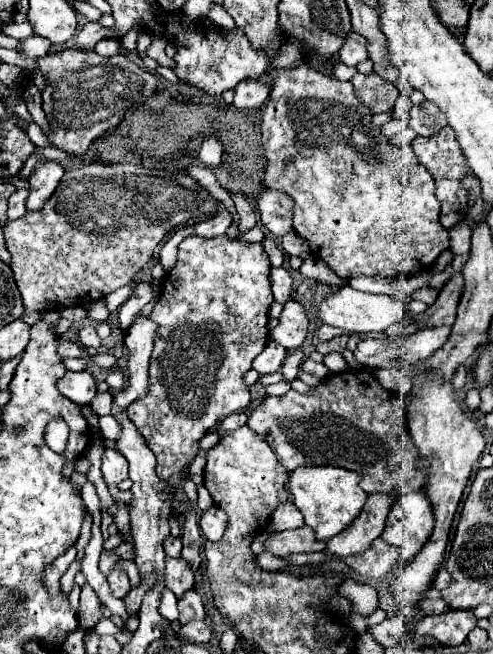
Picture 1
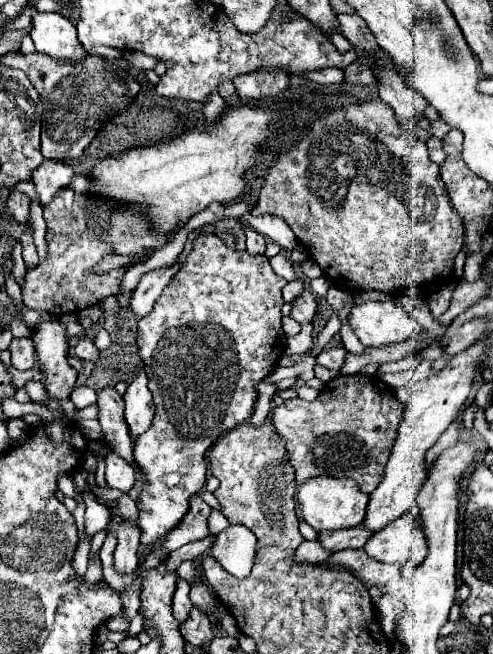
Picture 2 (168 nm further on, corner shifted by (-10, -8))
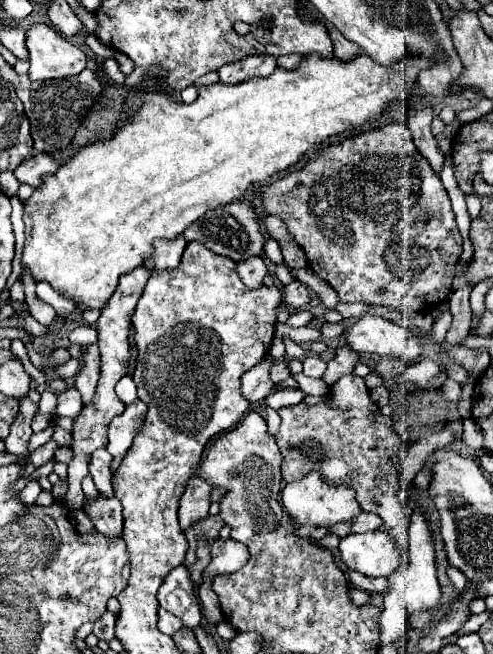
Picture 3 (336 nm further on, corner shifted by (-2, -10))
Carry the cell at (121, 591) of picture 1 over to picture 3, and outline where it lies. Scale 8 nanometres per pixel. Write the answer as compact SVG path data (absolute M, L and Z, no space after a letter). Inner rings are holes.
M100 495L98 499L88 499L84 511L96 525L98 533L106 537L122 537L122 527L124 527L122 505L118 503L116 497L106 499Z

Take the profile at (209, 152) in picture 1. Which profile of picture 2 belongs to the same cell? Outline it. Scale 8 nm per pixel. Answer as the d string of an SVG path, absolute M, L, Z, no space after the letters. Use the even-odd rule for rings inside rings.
M212 93L212 95L208 97L208 101L202 103L202 109L204 109L206 121L208 121L208 123L214 123L216 117L218 117L218 115L222 113L222 109L224 109L224 99L222 99L218 93Z

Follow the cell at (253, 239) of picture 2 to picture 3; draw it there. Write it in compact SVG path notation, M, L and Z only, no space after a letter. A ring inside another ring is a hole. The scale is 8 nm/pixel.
M250 257L238 263L238 275L248 287L260 287L262 279L268 275L268 265L264 263L264 257Z

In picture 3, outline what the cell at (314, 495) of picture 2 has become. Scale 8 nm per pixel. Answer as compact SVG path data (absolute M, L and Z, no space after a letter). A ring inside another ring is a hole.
M318 471L306 475L300 481L288 483L282 491L282 503L288 515L298 525L314 525L314 527L330 527L334 523L352 521L354 515L358 515L362 509L354 497L354 491L346 485L330 485L322 477L318 477Z

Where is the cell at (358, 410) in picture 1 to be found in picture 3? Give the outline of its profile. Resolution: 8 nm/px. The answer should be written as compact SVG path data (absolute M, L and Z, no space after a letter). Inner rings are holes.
M354 373L340 377L331 387L331 395L328 395L328 403L318 405L306 405L298 403L292 407L282 407L280 411L280 429L278 429L278 445L284 455L282 465L282 477L286 483L300 481L310 471L318 471L328 483L334 485L348 485L358 493L358 503L362 511L378 513L384 519L386 529L394 529L398 523L398 499L394 491L374 491L374 475L378 475L378 463L382 459L394 459L398 453L398 435L392 431L392 417L386 417L380 413L380 407L370 399L368 387L362 377L356 377Z

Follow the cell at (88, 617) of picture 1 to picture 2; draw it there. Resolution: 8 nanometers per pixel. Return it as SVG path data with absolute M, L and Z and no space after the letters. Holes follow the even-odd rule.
M89 556L89 566L84 578L91 583L97 584L102 579L102 567L99 557Z

